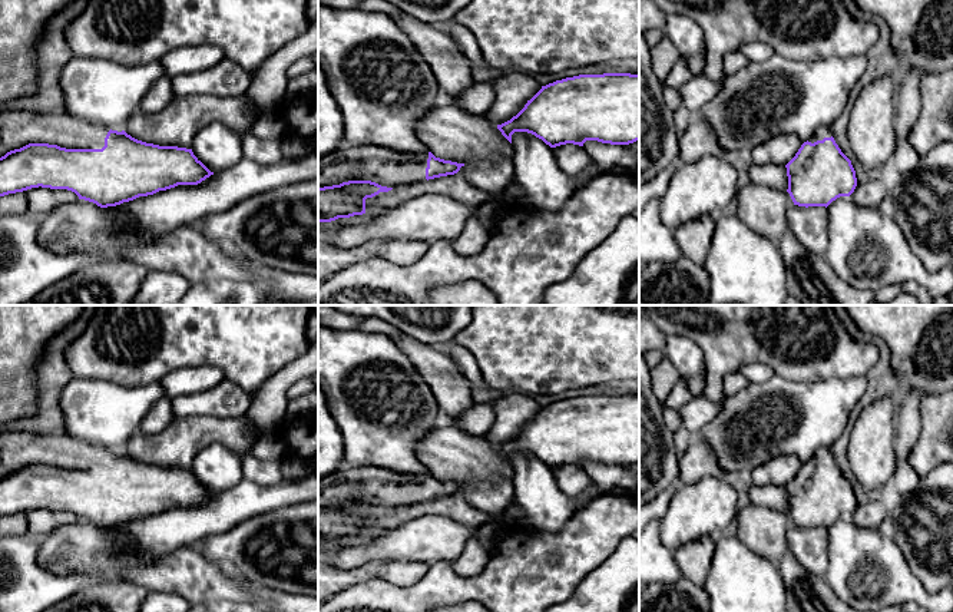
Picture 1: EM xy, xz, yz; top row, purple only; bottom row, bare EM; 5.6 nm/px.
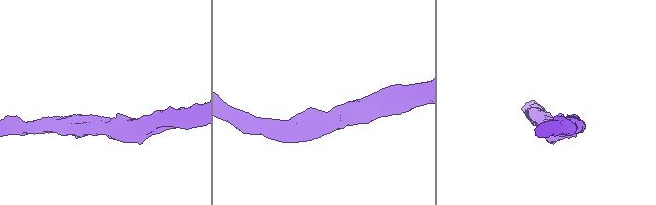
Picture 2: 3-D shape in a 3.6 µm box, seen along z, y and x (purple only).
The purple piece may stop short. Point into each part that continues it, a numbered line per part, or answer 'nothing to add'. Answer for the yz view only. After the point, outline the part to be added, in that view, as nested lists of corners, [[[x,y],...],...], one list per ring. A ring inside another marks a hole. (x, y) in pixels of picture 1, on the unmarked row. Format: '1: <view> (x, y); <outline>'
1: yz (821, 453); [[[820,447],[815,451],[815,454],[808,460],[808,463],[814,464],[817,462],[823,462],[824,459],[831,459],[831,457],[833,457],[831,447]]]

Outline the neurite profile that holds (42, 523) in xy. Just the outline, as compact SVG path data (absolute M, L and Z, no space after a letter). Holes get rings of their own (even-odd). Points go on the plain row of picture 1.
M32 509L26 512L29 533L42 540L56 536L56 530L69 523L79 522L79 517L67 510Z

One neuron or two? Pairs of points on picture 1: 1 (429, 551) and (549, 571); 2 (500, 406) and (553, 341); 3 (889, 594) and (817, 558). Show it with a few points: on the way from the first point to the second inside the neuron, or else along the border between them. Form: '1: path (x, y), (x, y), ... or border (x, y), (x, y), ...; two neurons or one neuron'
1: border (450, 561), (434, 561), (430, 565); two neurons
2: border (515, 390), (535, 397); two neurons
3: border (824, 529), (827, 535), (826, 568); two neurons

